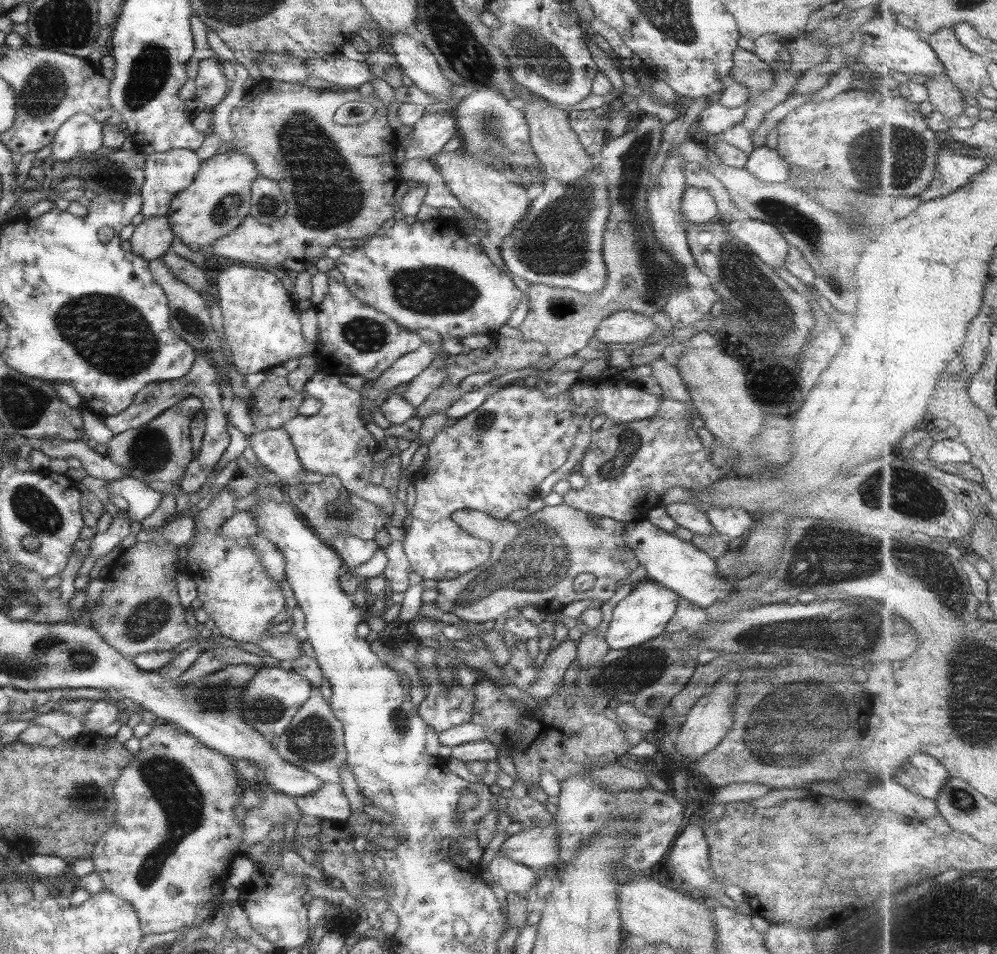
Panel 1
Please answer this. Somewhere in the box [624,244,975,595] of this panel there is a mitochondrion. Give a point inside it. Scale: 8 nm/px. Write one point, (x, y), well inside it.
(903, 490)

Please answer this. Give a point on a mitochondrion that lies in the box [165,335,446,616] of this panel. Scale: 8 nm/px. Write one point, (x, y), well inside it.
(345, 511)

